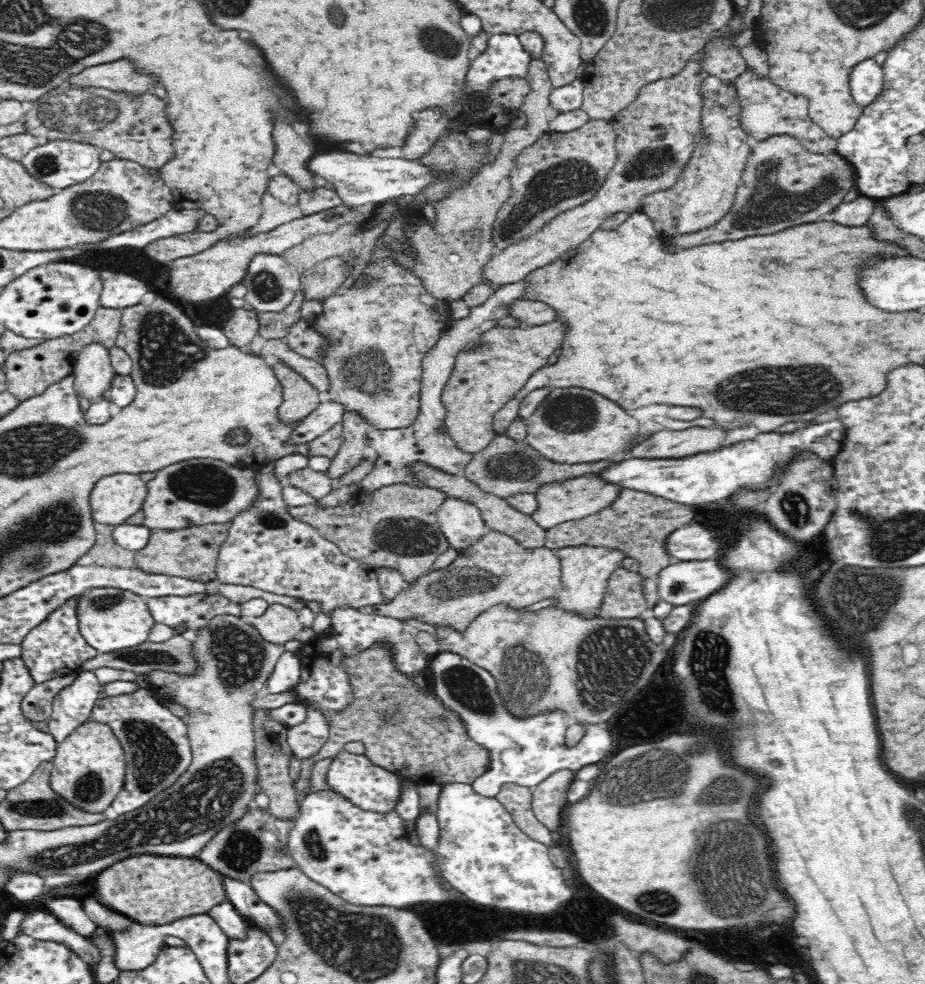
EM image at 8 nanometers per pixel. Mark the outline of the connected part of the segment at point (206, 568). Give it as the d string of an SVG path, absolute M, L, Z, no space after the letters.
M226 523L191 526L173 531L152 531L147 545L136 551L136 568L148 574L180 577L201 583L213 581L217 578L219 550L227 539L228 531L229 525Z

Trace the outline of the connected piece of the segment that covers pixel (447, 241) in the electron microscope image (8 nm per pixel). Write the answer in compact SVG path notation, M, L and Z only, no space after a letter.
M541 59L531 61L528 76L531 91L524 99L521 109L528 115L529 123L523 129L509 129L503 134L503 142L494 160L484 164L469 180L466 188L452 193L436 204L436 222L430 224L425 219L406 230L411 246L418 255L415 270L421 276L428 292L436 298L453 301L461 299L467 290L478 284L483 276L483 268L490 262L493 254L492 230L498 211L511 196L511 170L517 156L544 133L548 133L549 122L554 110L546 96L555 88Z

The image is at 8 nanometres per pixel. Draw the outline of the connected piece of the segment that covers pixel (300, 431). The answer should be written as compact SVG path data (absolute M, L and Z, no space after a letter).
M322 399L319 407L305 419L301 419L301 423L291 432L291 442L294 444L309 443L322 436L329 428L343 422L345 412L342 403Z

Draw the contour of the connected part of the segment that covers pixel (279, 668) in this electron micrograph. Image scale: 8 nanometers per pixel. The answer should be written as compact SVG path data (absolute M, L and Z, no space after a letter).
M285 650L277 660L275 670L267 681L268 695L295 690L302 671L302 662L296 653Z

